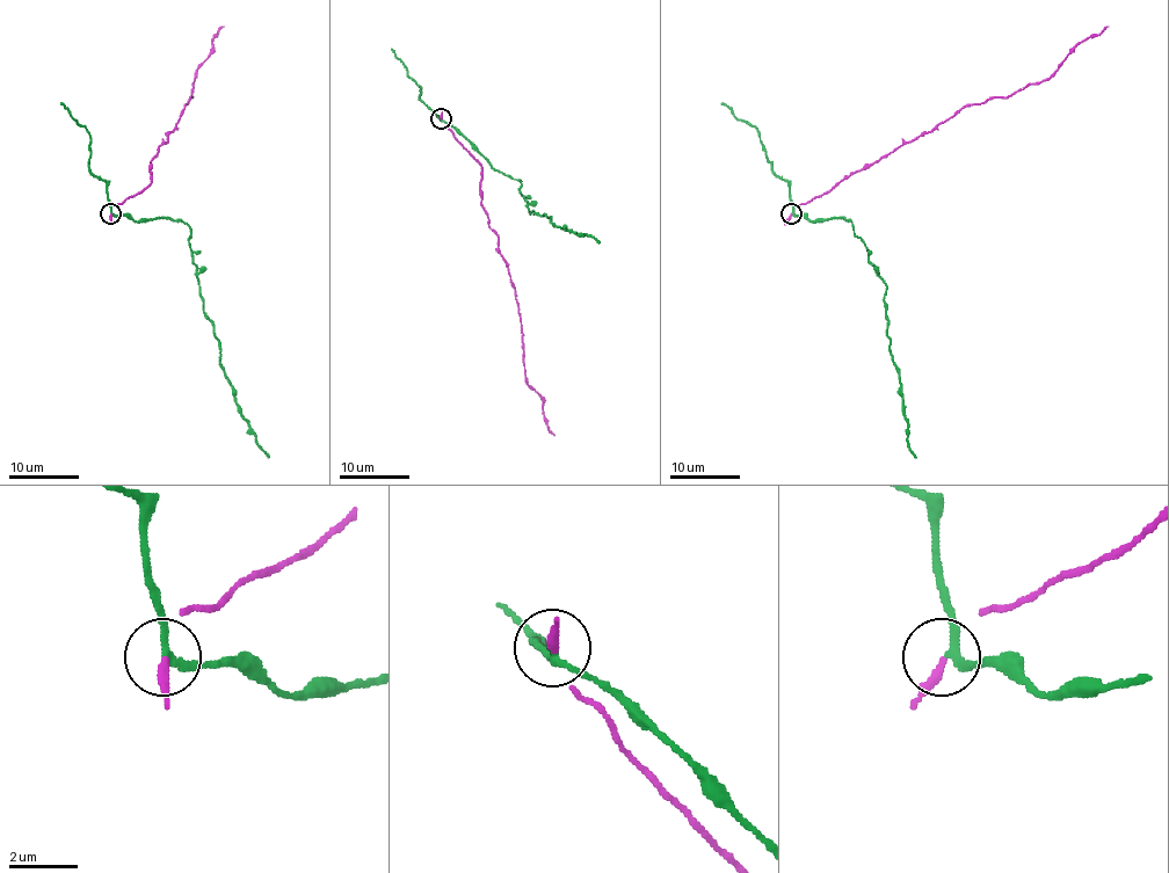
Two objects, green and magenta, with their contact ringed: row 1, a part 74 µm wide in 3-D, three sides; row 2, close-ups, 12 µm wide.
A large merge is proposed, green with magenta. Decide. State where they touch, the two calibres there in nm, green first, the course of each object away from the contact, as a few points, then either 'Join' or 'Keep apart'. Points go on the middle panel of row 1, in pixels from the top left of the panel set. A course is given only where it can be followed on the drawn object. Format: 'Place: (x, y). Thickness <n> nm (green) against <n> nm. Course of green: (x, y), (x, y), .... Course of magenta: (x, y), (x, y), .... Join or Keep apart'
Place: (441, 118). Thickness 190 nm (green) against 240 nm. Course of green: (441, 119), (493, 168), (521, 181), (520, 193), (530, 213), (544, 213), (558, 227), (589, 234), (598, 244). Course of magenta: (441, 117), (481, 166), (481, 205), (499, 238), (516, 295), (527, 382), (541, 397), (544, 421), (554, 435). Keep apart

